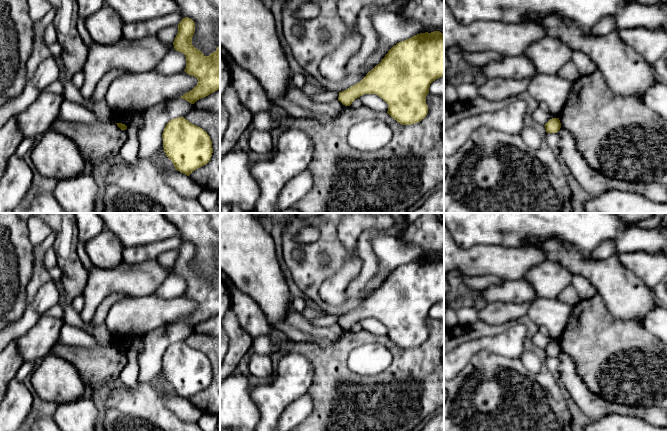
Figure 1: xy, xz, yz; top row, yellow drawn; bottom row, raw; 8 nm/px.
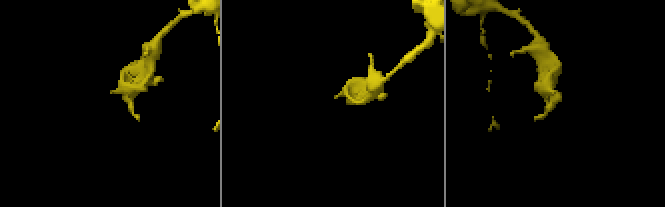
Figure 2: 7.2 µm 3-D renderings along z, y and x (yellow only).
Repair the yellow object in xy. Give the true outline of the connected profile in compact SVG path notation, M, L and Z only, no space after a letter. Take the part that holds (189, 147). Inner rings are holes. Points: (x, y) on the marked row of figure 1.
M184 117L170 120L163 131L163 148L176 170L189 176L206 165L213 153L210 136Z

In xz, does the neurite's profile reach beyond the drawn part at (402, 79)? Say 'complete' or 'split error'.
complete

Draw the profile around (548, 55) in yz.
M546 36L531 45L523 53L534 65L538 74L558 74L573 59L573 50L562 41Z

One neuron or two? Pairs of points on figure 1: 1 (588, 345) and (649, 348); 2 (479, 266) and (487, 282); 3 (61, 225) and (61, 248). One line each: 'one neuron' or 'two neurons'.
1: one neuron
2: two neurons
3: one neuron

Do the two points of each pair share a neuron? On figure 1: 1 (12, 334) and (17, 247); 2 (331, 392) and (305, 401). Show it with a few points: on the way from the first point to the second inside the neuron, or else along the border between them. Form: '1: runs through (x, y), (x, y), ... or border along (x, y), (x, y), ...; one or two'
1: border along (26, 301), (26, 309), (23, 315), (10, 323); two
2: border along (308, 392), (312, 400), (312, 411), (302, 420); two

